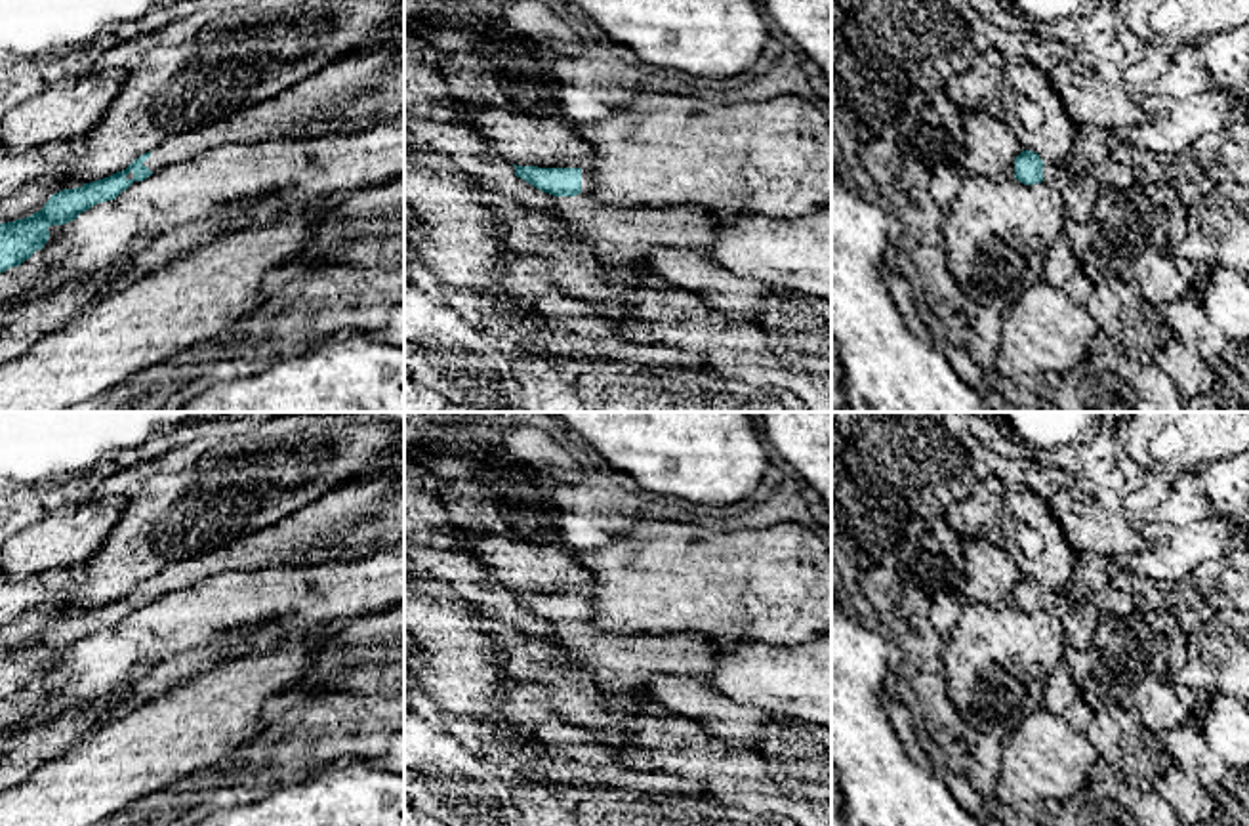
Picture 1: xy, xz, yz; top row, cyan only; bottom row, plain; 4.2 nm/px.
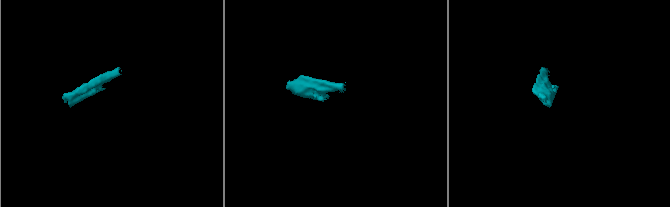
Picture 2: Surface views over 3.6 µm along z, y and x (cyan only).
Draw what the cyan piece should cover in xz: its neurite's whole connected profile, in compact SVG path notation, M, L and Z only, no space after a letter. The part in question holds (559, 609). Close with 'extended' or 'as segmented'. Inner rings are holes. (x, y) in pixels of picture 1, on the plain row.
M515 593L515 603L534 612L536 616L555 624L555 633L549 637L551 649L564 652L589 681L608 696L641 696L646 681L652 675L671 673L688 675L696 681L711 685L711 673L717 664L721 643L694 633L677 635L624 635L599 630L593 624L593 599L584 595L538 595Z | extended

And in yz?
M1022 578L1014 586L1014 607L1024 612L1047 610L1060 618L1066 645L1085 650L1100 624L1096 607L1083 599L1074 599L1068 591L1045 591L1037 580Z | extended

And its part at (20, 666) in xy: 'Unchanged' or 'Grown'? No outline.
Grown

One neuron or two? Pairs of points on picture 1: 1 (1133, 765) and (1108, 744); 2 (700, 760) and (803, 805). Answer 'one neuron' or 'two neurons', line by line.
1: one neuron
2: one neuron

